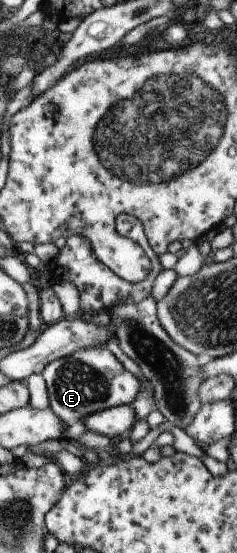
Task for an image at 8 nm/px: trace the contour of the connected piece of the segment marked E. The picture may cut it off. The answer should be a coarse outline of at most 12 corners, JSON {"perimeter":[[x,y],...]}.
{"perimeter":[[108,348],[43,369],[67,427],[132,404],[142,384]]}

